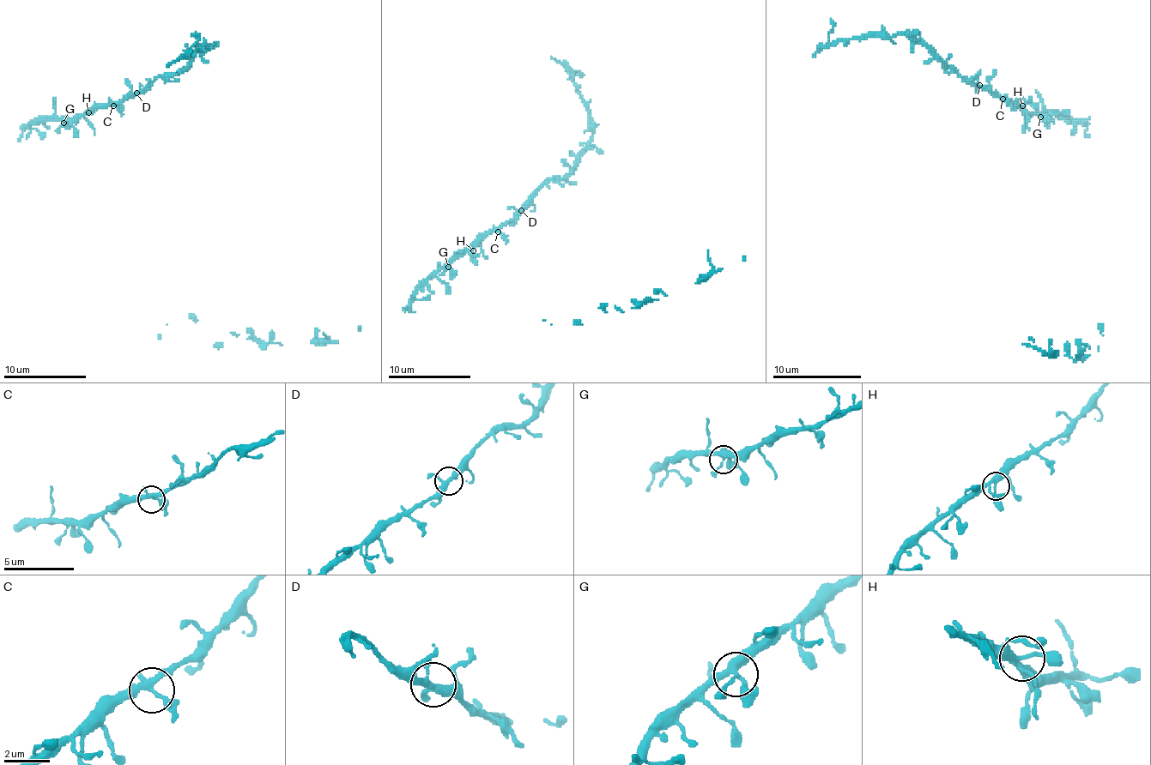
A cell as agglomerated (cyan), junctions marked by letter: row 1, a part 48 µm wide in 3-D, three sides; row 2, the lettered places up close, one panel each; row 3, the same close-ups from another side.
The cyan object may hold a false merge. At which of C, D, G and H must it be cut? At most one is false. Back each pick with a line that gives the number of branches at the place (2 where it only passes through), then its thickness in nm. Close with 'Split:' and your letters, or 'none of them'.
Split: none of them

